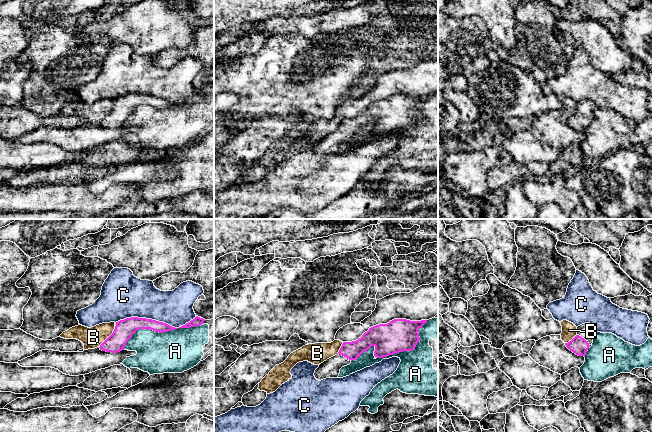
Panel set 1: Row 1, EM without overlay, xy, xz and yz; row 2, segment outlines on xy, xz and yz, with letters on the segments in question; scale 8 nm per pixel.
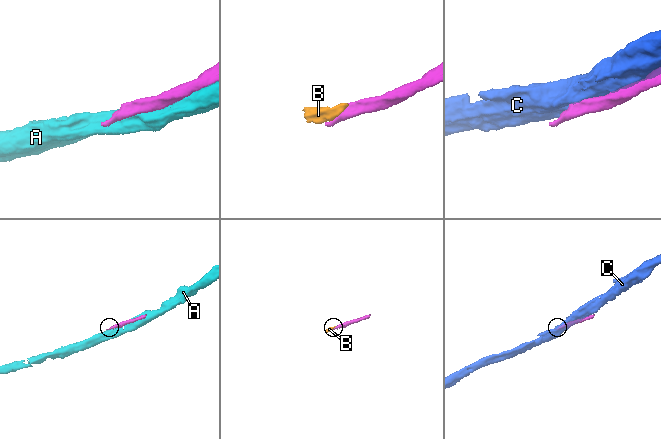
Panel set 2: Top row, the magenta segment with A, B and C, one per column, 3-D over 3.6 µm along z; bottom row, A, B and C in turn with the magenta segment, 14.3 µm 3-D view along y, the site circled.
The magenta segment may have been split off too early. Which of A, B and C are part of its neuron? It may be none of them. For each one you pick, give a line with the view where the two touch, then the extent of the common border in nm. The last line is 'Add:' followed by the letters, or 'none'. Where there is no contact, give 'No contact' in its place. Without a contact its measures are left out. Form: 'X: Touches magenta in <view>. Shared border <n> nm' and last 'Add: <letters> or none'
Add: none

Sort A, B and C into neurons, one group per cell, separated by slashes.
A / B / C

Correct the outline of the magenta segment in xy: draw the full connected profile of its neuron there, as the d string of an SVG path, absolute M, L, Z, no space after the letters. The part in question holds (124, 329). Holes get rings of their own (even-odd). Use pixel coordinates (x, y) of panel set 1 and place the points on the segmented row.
M131 317L116 322L113 333L100 345L100 350L117 353L124 350L127 341L139 329L150 329L155 332L168 332L178 328L152 319Z

